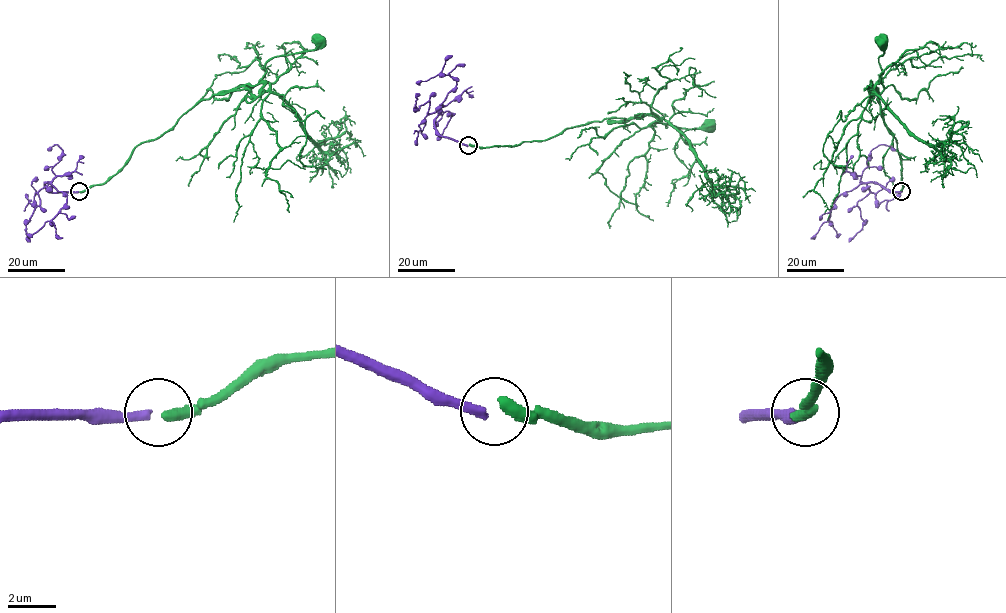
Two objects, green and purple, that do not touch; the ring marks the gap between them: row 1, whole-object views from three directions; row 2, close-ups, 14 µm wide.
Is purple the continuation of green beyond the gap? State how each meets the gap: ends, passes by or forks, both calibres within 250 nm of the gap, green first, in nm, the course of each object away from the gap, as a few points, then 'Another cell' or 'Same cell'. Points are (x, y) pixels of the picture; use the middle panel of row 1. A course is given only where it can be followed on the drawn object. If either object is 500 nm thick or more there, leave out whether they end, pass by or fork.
At the ring green ends. At the ring purple ends. Thickness 480 nm (green) against 360 nm. Course of green: (469, 145), (545, 141), (573, 126), (645, 114), (658, 119), (655, 126), (711, 126). Course of purple: (468, 146), (443, 137), (435, 127), (439, 106), (456, 85), (456, 79), (441, 74), (416, 83). Same cell

